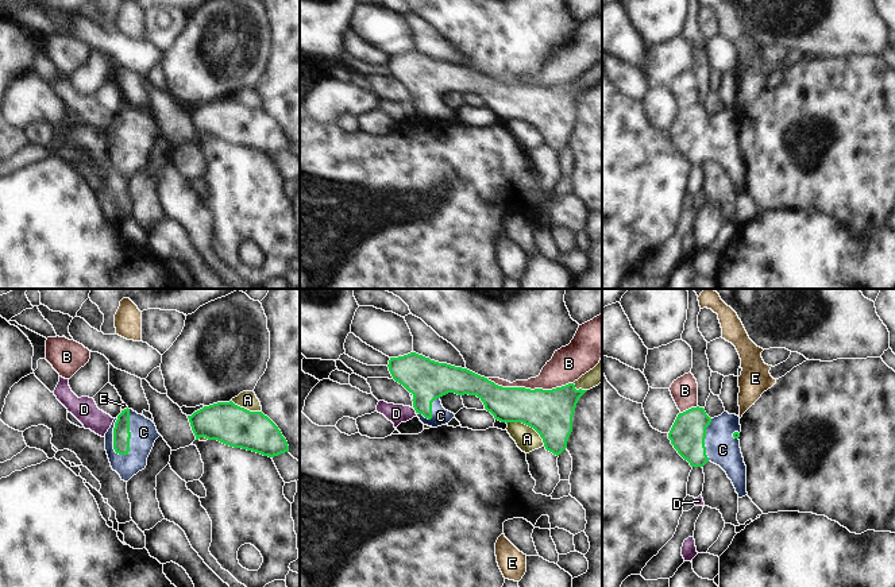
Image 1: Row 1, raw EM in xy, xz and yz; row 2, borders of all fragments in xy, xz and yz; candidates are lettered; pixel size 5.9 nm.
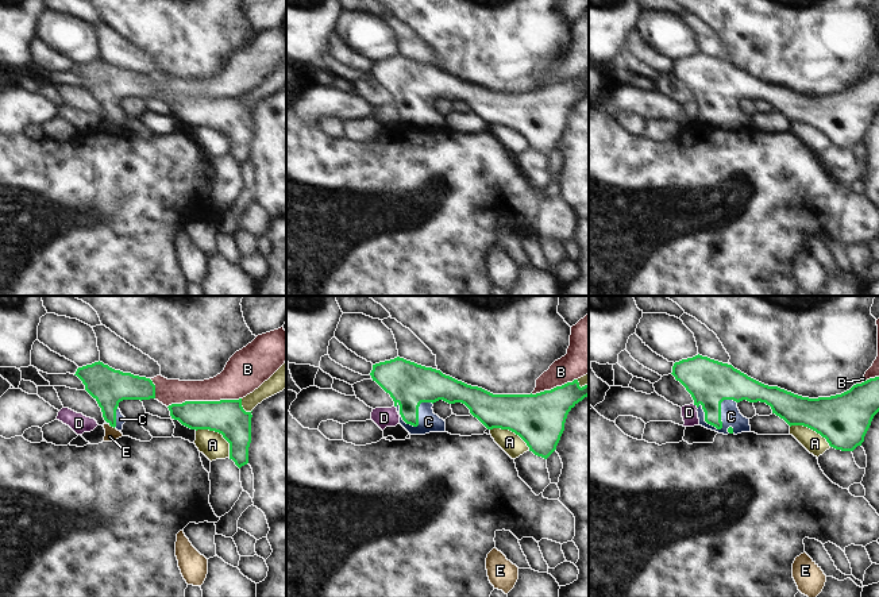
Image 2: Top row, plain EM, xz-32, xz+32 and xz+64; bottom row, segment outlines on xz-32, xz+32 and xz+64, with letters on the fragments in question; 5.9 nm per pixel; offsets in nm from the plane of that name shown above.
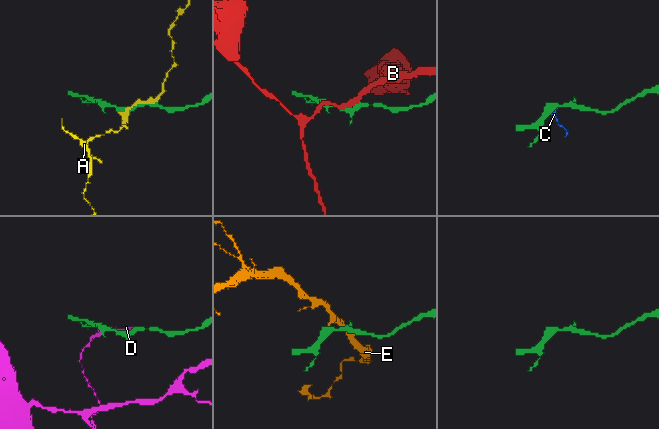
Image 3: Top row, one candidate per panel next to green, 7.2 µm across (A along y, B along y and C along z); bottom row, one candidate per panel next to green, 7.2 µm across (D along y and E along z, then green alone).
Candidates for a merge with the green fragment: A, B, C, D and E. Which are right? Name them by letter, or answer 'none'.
C

